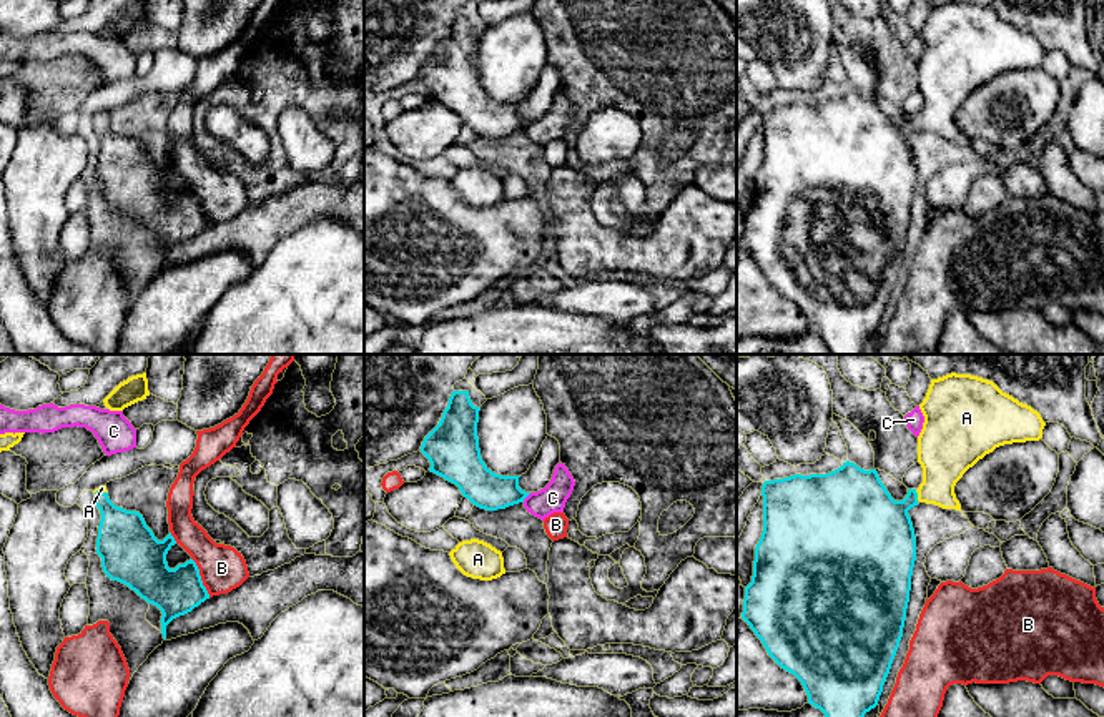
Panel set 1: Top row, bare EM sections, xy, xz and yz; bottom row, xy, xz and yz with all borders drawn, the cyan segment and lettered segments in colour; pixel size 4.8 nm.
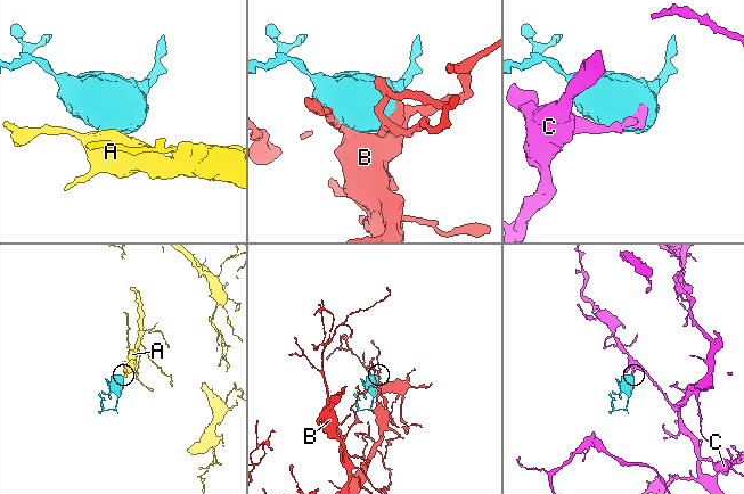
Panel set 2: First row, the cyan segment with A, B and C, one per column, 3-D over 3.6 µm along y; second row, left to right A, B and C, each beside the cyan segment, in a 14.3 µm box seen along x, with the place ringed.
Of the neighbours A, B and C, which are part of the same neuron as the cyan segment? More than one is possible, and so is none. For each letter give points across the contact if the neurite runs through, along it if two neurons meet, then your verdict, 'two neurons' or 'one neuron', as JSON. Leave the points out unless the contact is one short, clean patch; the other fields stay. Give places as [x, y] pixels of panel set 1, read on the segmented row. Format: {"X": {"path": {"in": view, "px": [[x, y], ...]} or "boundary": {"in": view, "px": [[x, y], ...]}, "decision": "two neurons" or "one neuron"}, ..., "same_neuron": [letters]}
{"A": {"path": {"in": "yz", "px": [[878, 529], [916, 494], [941, 471], [945, 451]]}, "decision": "one neuron"}, "B": {"decision": "two neurons"}, "C": {"boundary": {"in": "xz", "px": [[531, 493], [522, 501]]}, "decision": "two neurons"}, "same_neuron": ["A"]}

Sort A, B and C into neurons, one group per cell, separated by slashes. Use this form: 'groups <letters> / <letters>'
groups A / B / C

